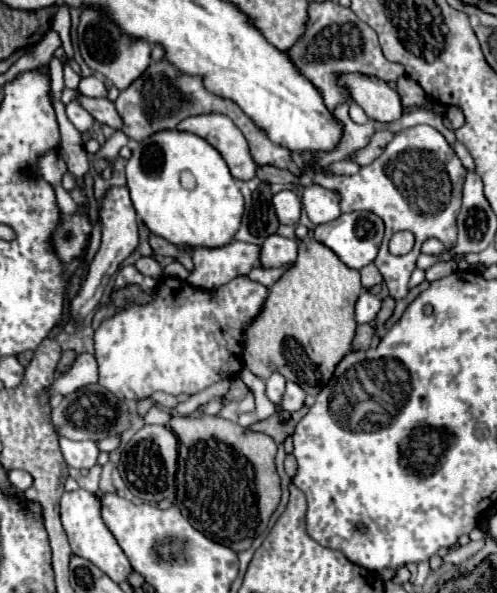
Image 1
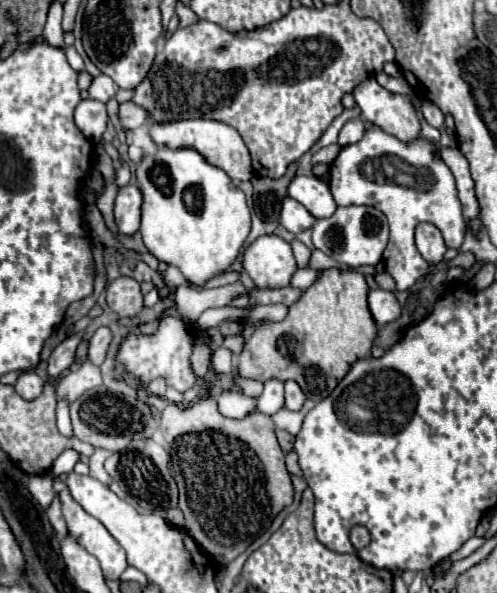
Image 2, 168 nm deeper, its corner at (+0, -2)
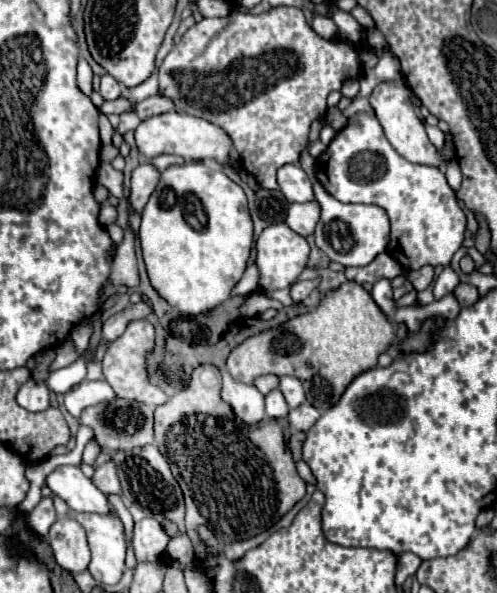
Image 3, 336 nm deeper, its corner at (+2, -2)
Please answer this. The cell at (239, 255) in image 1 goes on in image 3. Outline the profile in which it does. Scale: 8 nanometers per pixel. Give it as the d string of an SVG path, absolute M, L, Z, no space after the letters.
M273 224L261 232L261 236L255 242L257 246L257 268L259 268L259 288L265 294L271 294L279 288L289 288L293 282L297 282L297 276L307 266L309 258L309 244L303 236L295 234L287 224Z

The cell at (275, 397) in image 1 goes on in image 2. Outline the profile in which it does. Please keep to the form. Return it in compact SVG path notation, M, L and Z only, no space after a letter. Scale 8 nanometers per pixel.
M267 380L265 390L257 402L257 410L271 416L281 408L283 408L283 382L281 380Z

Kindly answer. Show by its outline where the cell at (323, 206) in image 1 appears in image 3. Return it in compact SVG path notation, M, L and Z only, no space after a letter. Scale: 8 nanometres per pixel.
M285 164L277 172L279 190L285 194L289 202L313 202L315 192L311 186L311 180L297 164Z

